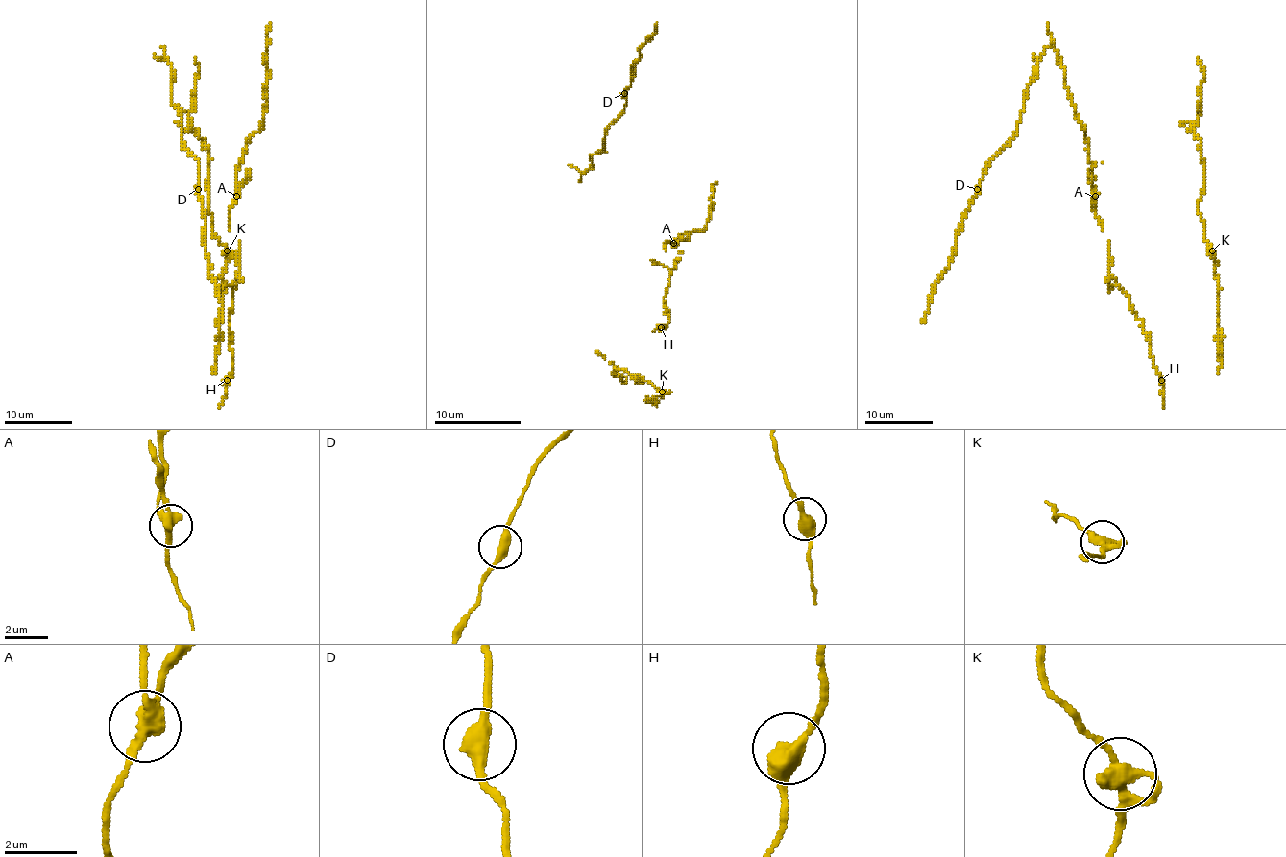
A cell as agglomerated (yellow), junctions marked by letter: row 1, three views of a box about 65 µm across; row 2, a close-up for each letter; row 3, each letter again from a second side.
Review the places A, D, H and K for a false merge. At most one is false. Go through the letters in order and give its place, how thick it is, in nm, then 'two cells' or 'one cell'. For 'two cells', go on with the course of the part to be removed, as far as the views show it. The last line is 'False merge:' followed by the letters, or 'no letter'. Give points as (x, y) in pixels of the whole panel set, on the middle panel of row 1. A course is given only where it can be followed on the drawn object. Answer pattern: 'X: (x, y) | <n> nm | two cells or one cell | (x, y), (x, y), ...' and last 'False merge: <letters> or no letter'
A: (673, 243) | 360 nm | two cells | (674, 243), (690, 234)
D: (624, 93) | 400 nm | one cell
H: (661, 327) | 420 nm | one cell
K: (662, 392) | 320 nm | one cell
False merge: A

